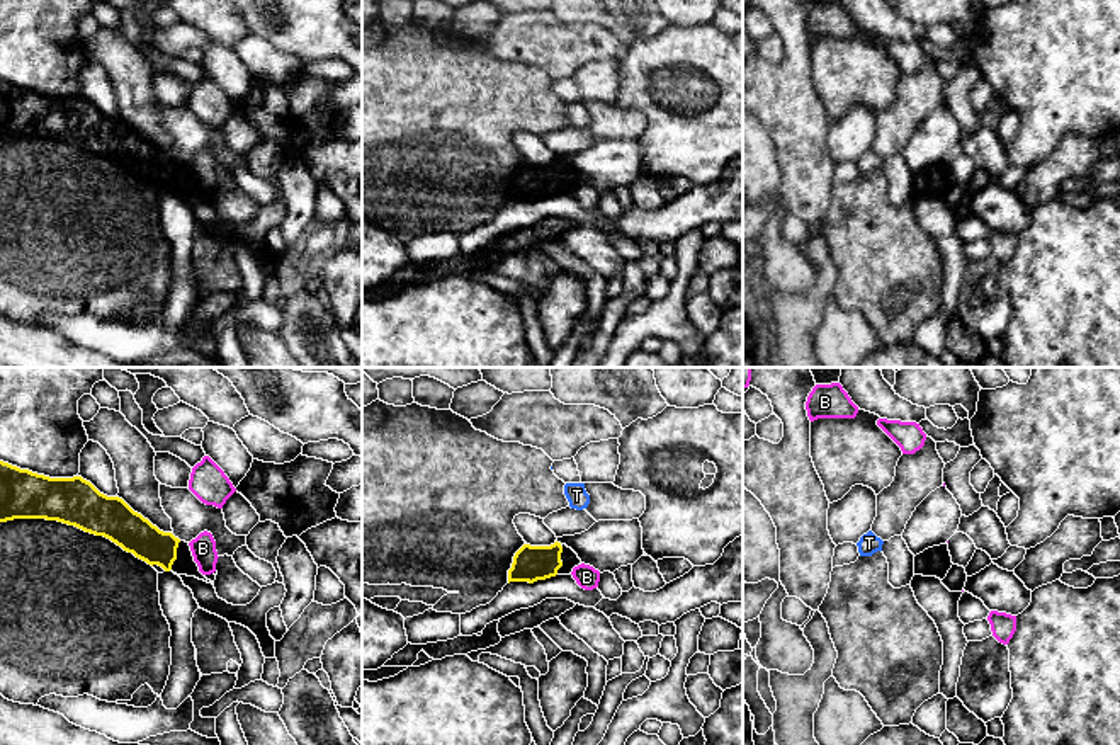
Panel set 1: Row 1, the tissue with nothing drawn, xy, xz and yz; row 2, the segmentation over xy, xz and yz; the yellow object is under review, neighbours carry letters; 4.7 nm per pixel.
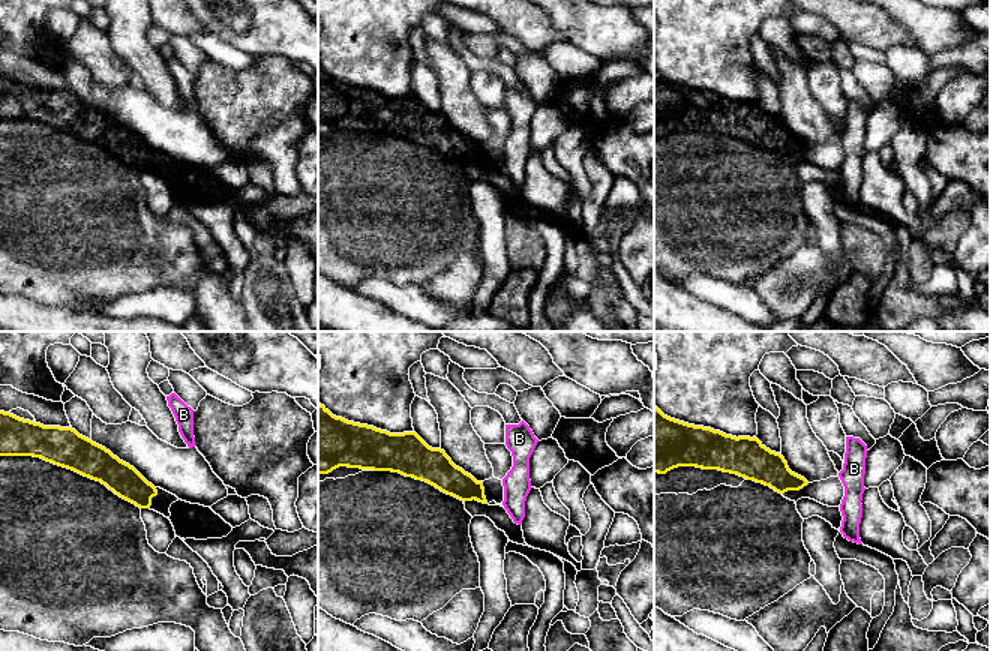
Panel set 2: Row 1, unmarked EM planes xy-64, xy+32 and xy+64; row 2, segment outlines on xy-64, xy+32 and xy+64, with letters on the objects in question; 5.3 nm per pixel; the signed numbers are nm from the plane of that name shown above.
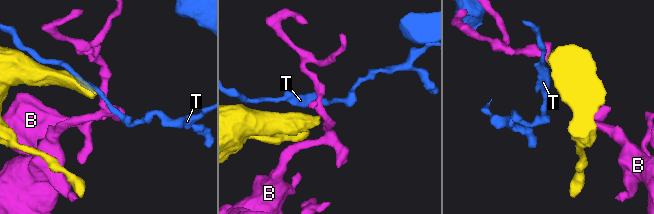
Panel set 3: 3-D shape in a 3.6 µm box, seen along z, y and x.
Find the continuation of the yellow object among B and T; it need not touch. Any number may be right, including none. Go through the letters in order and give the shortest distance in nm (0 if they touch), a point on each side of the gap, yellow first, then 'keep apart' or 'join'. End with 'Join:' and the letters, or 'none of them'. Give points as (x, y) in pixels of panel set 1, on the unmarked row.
B: gap 50 nm; span xy (179, 160), (189, 162); keep apart
T: gap 180 nm; span xz (556, 160), (571, 126); keep apart
Join: none of them

